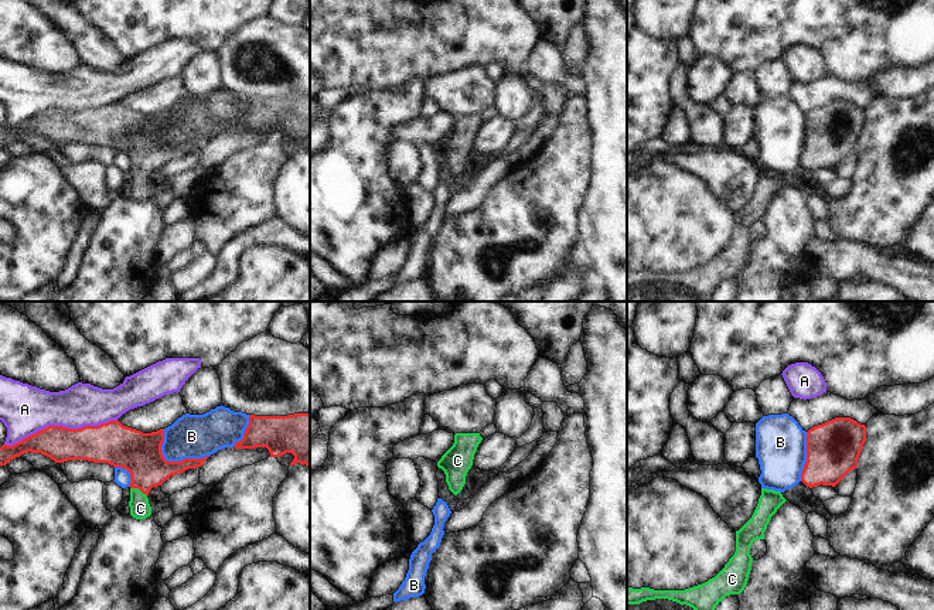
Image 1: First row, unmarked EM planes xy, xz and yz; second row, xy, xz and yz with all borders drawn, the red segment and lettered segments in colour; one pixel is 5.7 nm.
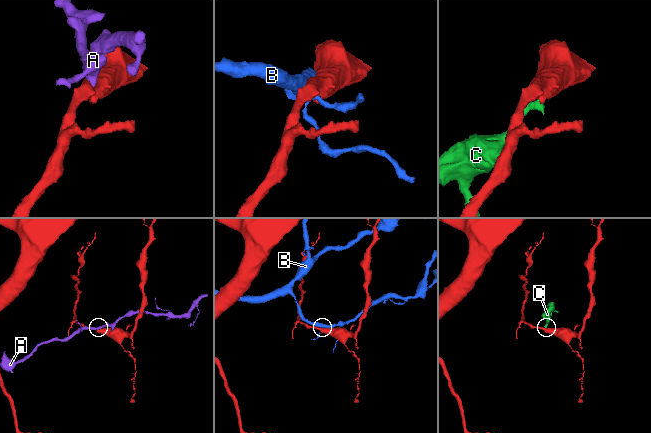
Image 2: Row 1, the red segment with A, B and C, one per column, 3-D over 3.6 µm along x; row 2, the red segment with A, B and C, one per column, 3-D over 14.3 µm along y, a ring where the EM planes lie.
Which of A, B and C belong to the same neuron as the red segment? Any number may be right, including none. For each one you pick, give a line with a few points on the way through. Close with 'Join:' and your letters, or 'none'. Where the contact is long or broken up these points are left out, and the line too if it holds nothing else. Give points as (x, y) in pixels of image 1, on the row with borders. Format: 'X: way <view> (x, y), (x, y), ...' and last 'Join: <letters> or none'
C: way xy (140, 453), (139, 488), (140, 508)
Join: C

